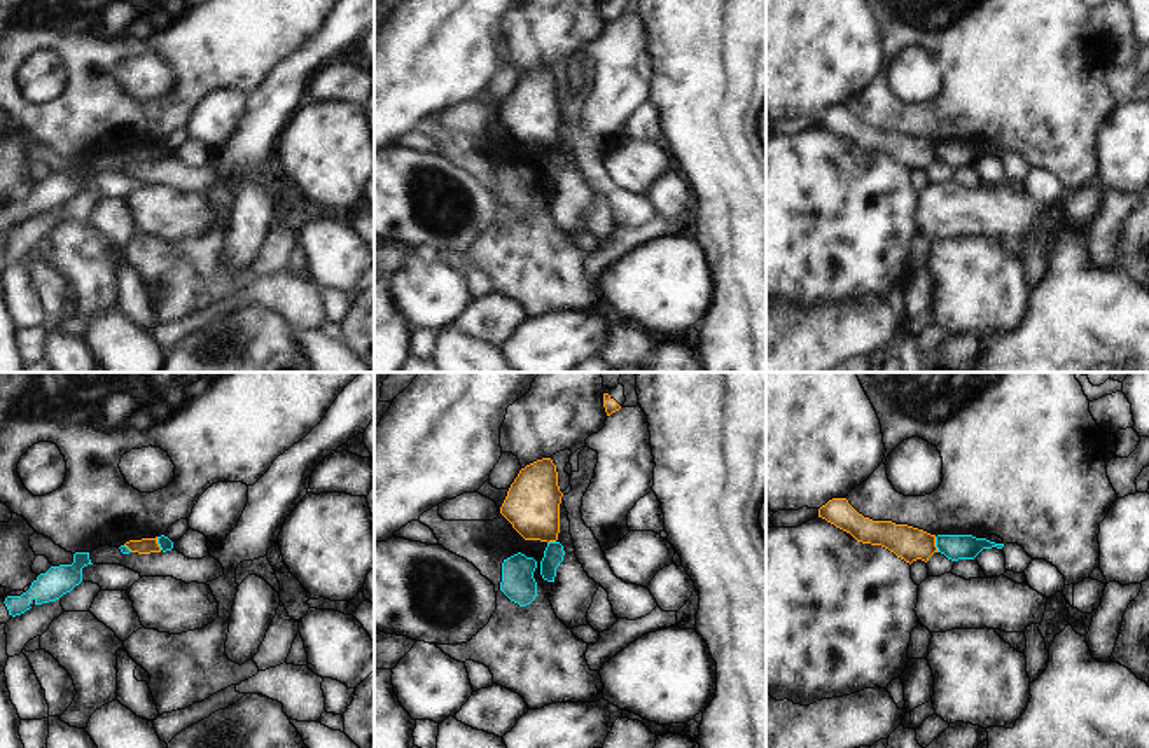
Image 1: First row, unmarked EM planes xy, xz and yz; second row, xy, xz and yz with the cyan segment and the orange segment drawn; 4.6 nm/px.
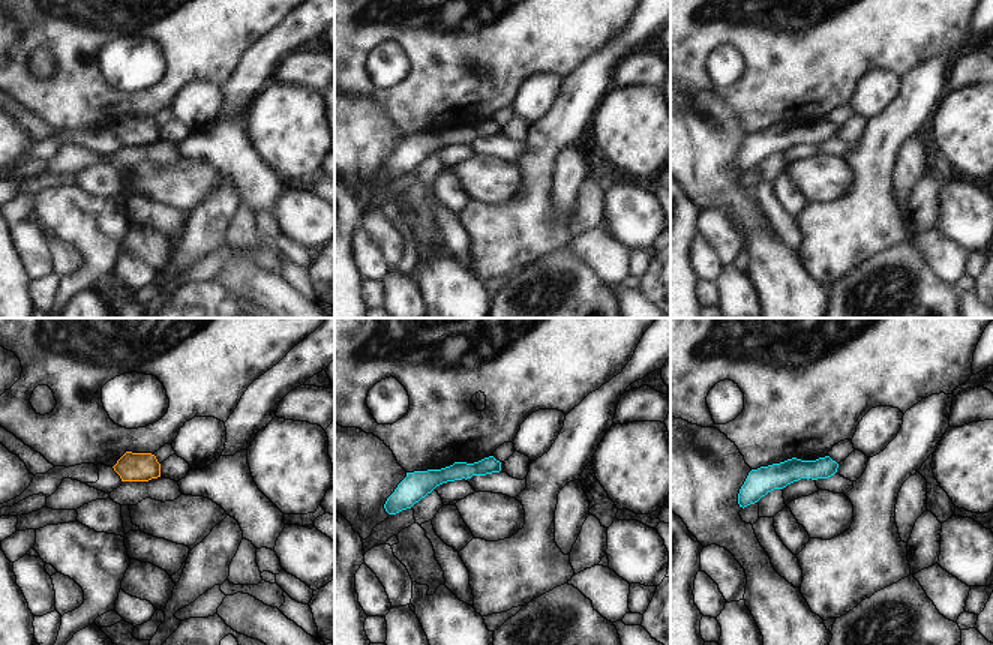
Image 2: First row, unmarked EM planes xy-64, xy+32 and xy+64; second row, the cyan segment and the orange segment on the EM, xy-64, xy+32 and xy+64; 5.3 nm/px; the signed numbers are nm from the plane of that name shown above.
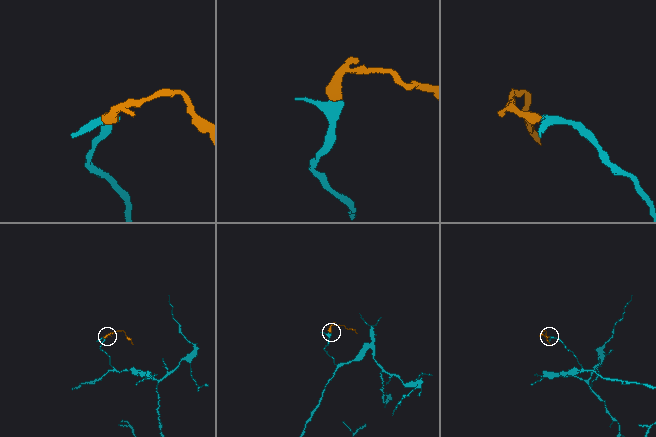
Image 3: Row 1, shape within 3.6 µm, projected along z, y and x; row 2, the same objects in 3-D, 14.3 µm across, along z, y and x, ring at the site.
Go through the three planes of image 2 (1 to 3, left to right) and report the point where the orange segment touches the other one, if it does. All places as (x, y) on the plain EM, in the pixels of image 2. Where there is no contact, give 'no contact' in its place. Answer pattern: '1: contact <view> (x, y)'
1: no contact
2: no contact
3: no contact

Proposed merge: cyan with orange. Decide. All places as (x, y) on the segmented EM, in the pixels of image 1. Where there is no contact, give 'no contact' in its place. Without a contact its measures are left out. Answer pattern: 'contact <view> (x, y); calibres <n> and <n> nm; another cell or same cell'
contact yz (936, 544); calibres 120 and 160 nm; another cell

